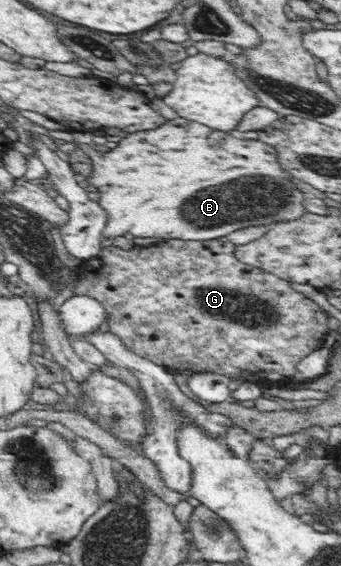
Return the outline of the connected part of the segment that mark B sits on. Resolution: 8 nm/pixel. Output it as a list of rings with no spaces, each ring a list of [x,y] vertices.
[[[178,117],[151,130],[124,134],[118,145],[106,153],[95,151],[92,146],[93,143],[77,144],[91,157],[93,174],[86,181],[97,187],[99,206],[107,215],[103,240],[125,237],[126,234],[139,238],[197,242],[225,239],[231,232],[249,226],[270,226],[277,222],[299,220],[305,212],[303,203],[308,195],[289,181],[291,176],[278,164],[277,150],[259,139],[243,139],[234,132],[213,130],[198,122]]]

